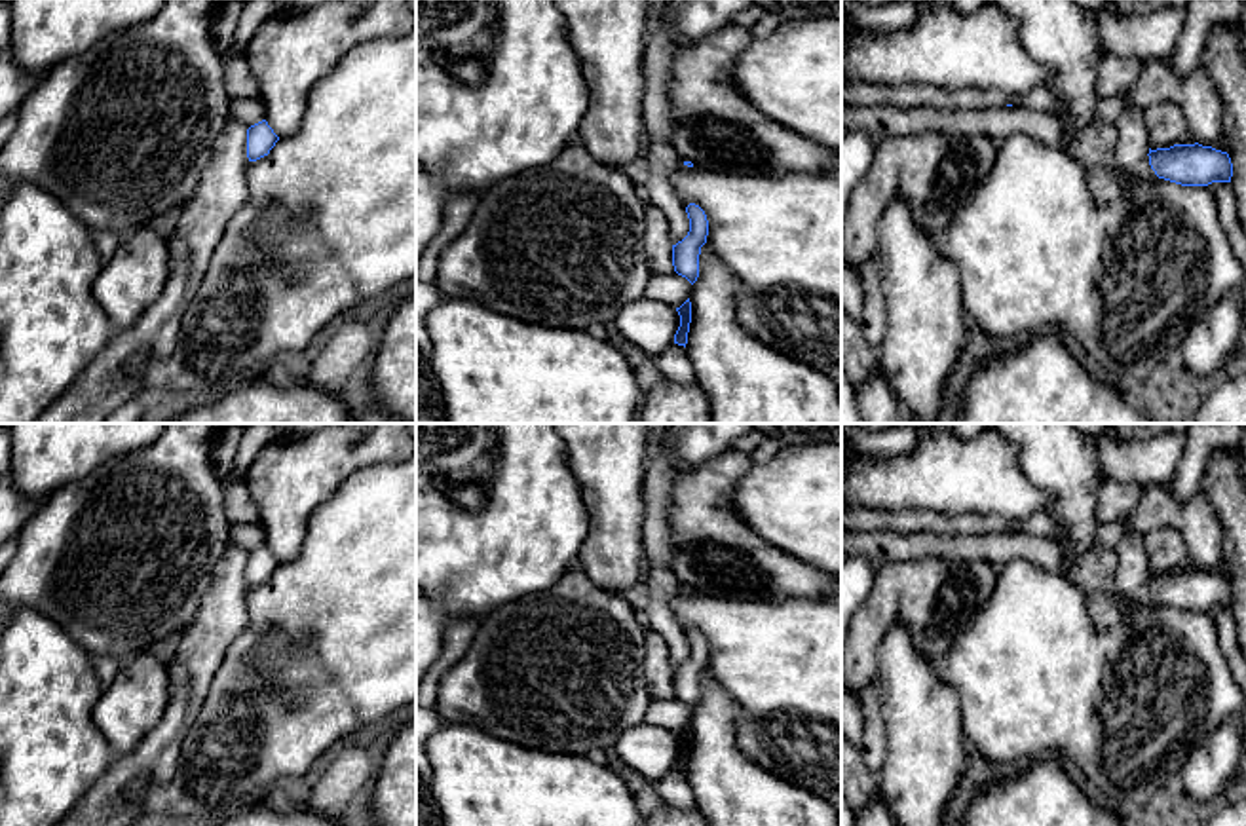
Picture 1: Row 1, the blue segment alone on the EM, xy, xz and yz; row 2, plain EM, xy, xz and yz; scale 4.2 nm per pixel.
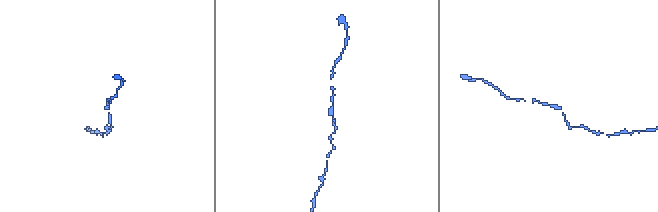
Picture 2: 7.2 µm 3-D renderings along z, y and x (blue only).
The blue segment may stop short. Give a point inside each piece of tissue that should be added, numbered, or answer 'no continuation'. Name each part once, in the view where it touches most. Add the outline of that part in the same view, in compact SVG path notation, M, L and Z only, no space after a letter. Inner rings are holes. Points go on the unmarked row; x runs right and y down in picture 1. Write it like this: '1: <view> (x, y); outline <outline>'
no continuation

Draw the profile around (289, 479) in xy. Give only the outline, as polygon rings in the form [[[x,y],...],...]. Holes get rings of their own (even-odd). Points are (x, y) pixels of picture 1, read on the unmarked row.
[[[325,423],[302,437],[266,444],[243,480],[279,564],[294,560],[310,516],[357,471],[416,454],[406,423]]]

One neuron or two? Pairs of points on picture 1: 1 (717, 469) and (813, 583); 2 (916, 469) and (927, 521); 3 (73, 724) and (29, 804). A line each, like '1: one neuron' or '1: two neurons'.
1: one neuron
2: two neurons
3: one neuron

